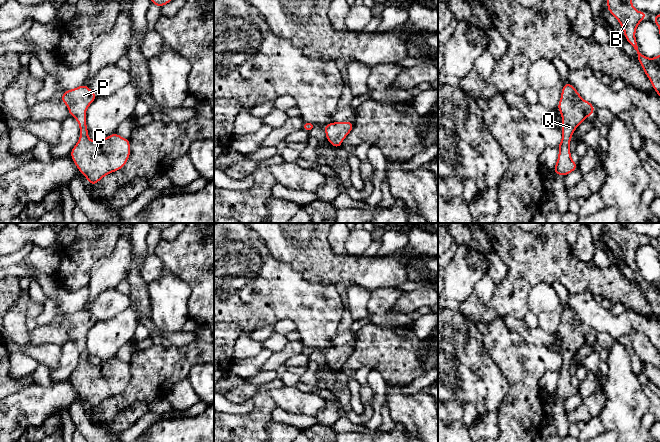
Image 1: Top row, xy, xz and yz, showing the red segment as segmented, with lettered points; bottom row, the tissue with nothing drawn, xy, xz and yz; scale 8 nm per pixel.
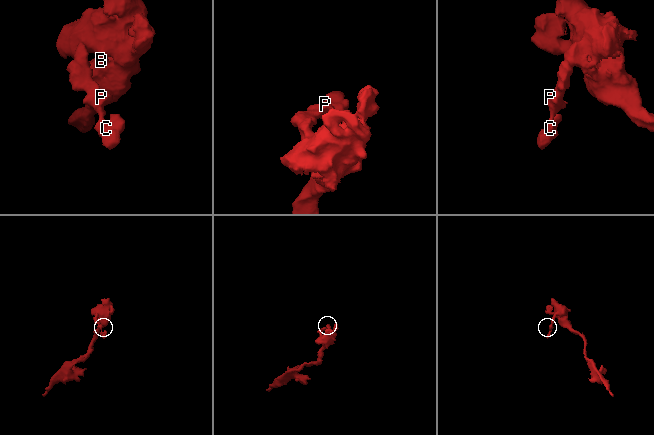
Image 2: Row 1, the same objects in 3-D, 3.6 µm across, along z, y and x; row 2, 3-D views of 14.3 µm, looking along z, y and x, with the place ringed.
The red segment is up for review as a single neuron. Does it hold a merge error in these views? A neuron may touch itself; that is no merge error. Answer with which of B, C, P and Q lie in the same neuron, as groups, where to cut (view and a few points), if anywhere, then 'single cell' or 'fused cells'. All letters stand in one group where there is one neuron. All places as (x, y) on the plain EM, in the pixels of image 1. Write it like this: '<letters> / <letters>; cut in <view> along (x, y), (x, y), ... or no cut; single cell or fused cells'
B C P Q; no cut; single cell

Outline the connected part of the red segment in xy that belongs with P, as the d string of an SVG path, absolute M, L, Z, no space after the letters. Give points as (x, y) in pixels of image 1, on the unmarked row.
M85 308L66 314L60 322L80 351L80 362L70 380L78 394L89 404L90 410L107 398L122 393L130 381L130 364L116 356L97 366L89 363L85 334L96 322L97 319Z

